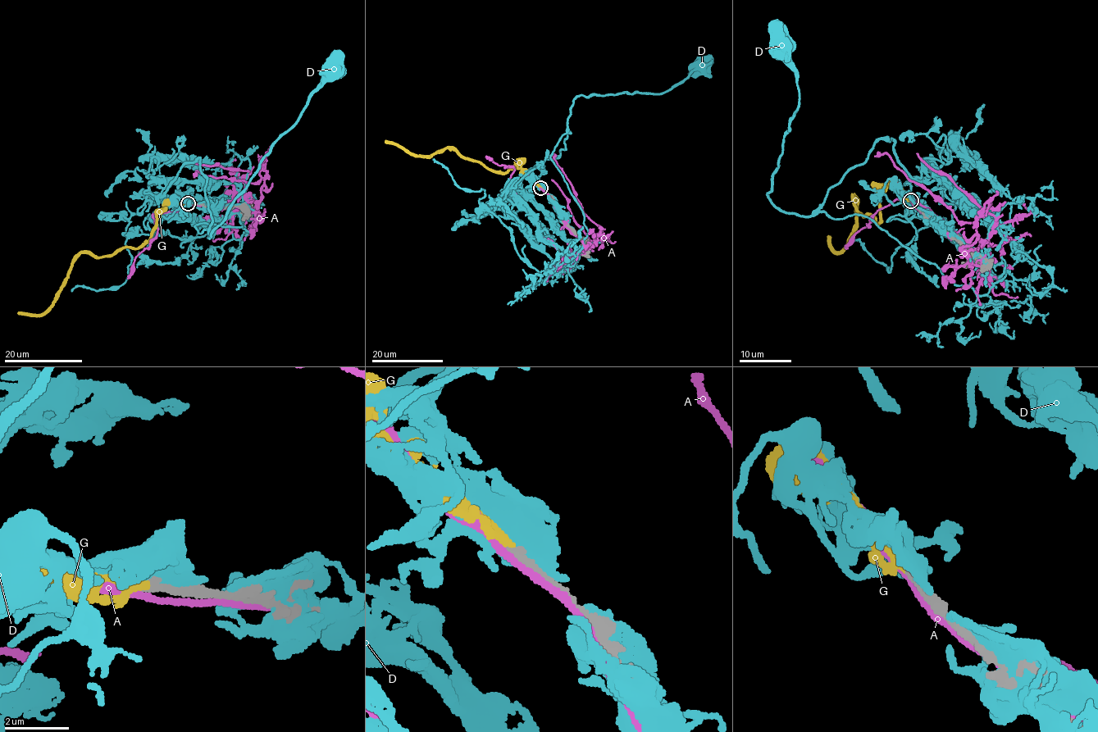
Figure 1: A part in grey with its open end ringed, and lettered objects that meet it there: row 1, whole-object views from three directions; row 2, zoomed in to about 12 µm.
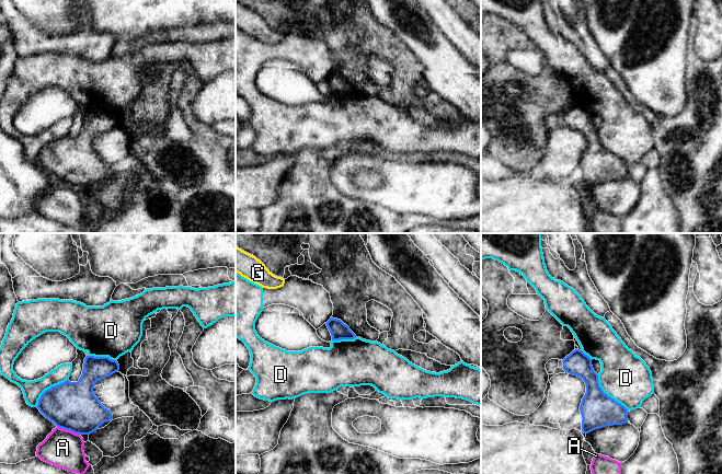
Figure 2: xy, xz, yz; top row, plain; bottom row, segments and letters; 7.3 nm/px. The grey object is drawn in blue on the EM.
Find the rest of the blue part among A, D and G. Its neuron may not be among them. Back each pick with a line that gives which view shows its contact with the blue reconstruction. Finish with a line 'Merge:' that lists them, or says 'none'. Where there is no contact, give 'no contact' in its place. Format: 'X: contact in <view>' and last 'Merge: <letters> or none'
G: no contact
Merge: G

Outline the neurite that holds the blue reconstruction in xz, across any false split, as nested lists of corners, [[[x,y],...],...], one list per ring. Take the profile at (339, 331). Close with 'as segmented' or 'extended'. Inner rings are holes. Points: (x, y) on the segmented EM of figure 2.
[[[331,317],[326,323],[332,340],[354,339],[356,335],[341,320]]]; as segmented

